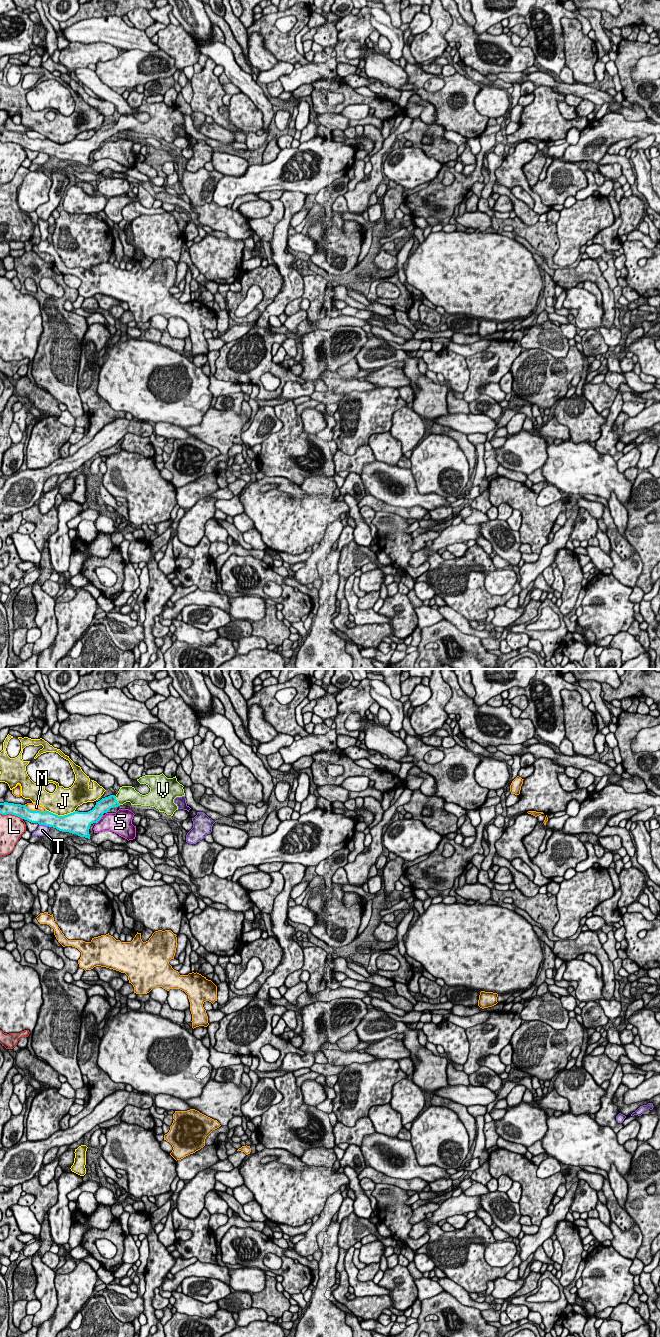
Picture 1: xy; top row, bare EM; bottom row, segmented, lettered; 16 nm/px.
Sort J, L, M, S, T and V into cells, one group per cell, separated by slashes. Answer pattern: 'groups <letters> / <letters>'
groups J / L / M / S / T / V

